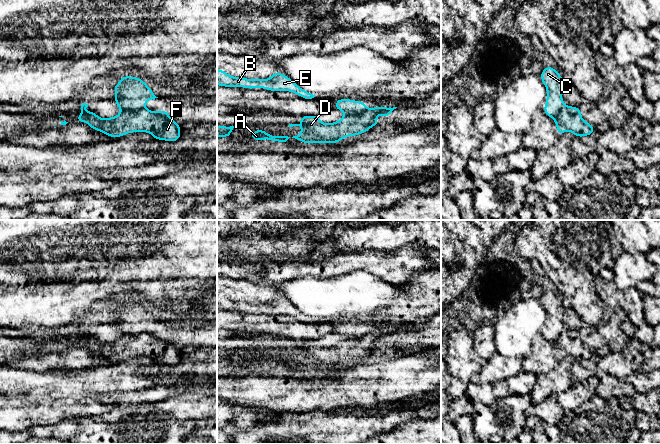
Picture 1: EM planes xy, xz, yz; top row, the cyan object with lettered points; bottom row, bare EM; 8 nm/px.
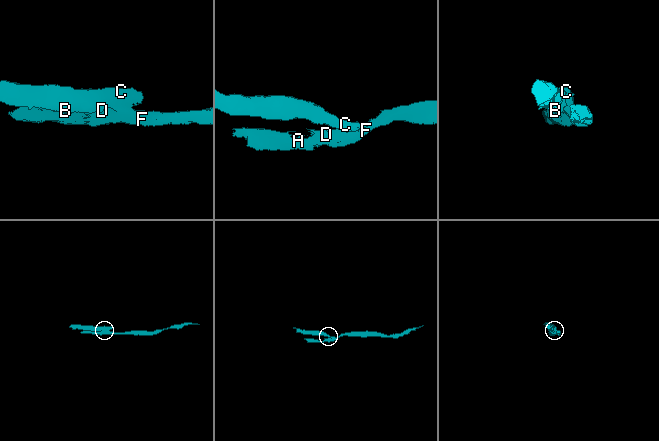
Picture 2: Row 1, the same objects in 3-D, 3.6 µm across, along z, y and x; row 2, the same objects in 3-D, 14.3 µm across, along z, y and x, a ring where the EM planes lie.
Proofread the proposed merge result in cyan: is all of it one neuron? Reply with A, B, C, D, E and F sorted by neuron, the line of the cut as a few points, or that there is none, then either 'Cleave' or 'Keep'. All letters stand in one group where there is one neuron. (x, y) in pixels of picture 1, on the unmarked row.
Groups: A D F / B C E. Split along xz (366, 334), (360, 337), (346, 338). Cleave

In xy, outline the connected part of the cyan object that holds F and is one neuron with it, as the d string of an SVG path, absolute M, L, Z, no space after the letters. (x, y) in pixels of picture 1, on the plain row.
M86 327L81 329L82 338L76 341L76 346L87 346L89 351L111 362L124 360L128 356L148 356L157 364L175 366L180 363L180 350L171 343L166 334L153 336L145 332L121 333L119 339L103 343L95 336L87 336L87 331Z

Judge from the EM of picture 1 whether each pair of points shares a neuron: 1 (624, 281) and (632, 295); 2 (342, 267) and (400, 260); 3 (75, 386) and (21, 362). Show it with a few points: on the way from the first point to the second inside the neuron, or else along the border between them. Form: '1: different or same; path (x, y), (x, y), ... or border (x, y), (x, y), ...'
1: different; border (635, 286), (629, 287), (623, 292)
2: same; path (356, 261), (386, 261)
3: different; border (10, 364), (24, 369)

